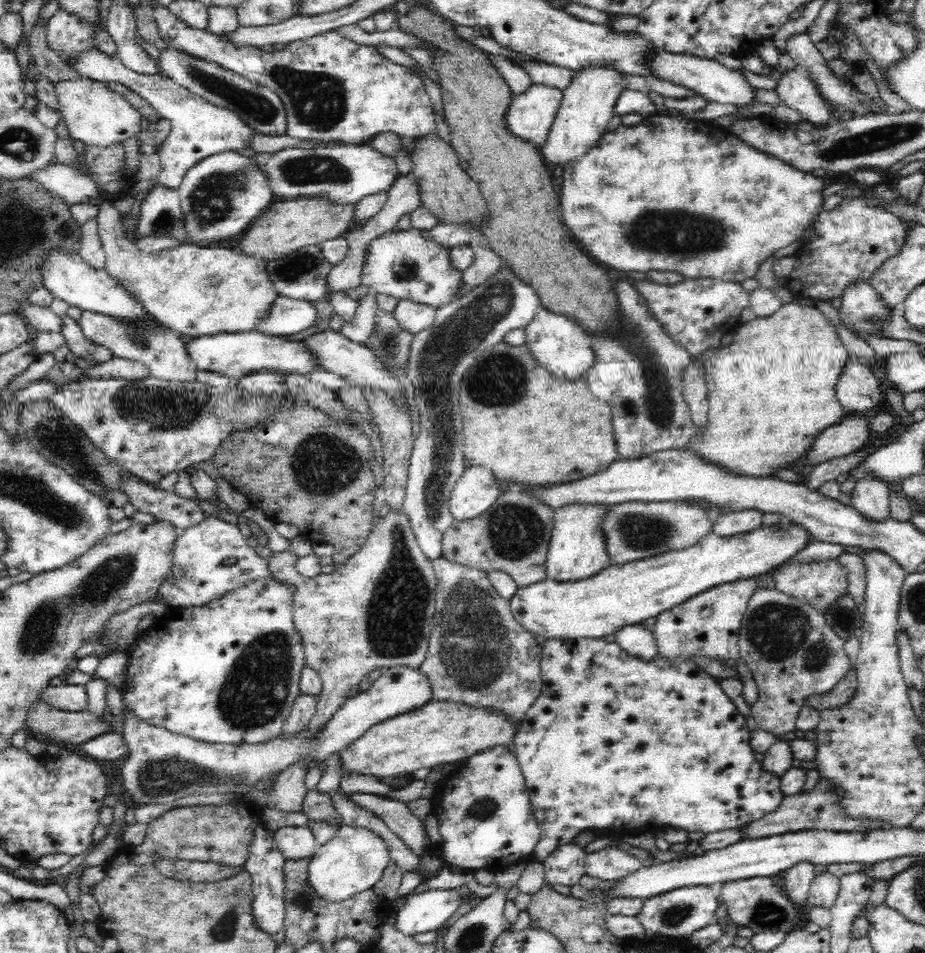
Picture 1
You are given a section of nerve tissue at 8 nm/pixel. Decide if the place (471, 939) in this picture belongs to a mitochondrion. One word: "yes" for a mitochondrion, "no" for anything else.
yes

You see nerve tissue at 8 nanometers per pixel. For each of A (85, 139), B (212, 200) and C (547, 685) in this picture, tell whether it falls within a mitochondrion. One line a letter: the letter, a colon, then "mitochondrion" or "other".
A: other
B: mitochondrion
C: other

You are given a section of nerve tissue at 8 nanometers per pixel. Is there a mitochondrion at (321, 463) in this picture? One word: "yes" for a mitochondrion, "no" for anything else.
yes

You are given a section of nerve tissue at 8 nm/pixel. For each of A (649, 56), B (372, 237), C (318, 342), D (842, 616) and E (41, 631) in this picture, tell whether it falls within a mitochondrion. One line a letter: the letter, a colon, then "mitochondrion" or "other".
A: other
B: other
C: other
D: mitochondrion
E: mitochondrion

